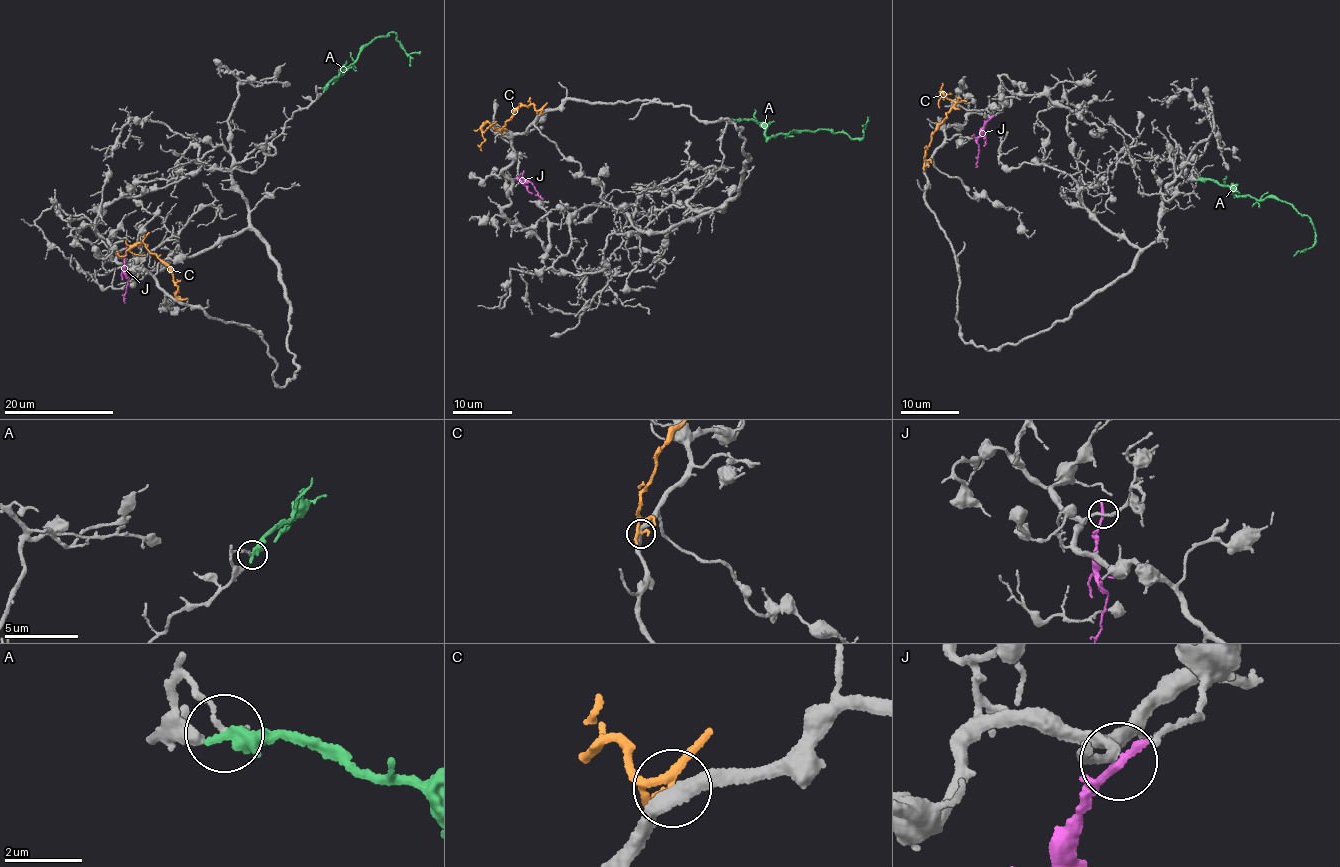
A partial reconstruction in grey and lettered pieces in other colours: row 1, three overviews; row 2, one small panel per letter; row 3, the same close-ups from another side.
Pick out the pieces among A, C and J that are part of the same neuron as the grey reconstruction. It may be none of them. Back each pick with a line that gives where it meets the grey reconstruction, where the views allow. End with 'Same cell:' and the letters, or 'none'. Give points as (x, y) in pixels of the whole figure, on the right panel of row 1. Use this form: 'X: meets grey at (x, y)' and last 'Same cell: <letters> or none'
Same cell: none

